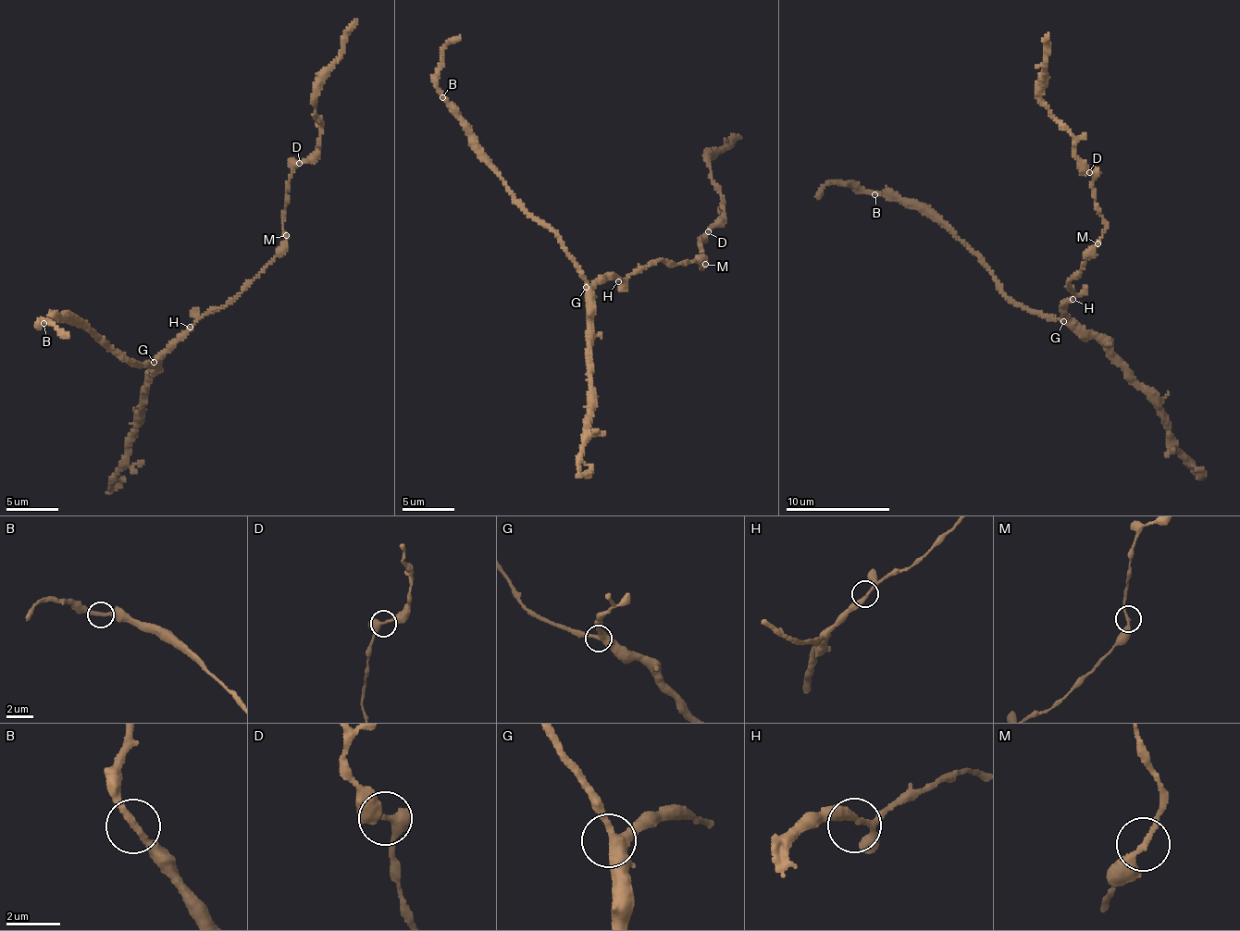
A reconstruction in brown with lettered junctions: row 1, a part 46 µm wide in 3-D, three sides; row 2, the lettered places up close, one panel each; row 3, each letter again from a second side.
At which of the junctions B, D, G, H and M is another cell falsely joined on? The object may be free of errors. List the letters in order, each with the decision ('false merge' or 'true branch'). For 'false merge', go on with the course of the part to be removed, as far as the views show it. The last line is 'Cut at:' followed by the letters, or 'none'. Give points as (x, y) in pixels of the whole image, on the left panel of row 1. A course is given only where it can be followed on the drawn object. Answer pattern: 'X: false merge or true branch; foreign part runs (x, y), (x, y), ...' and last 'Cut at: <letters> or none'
B: true branch
D: true branch
G: true branch
H: true branch
M: true branch
Cut at: none

